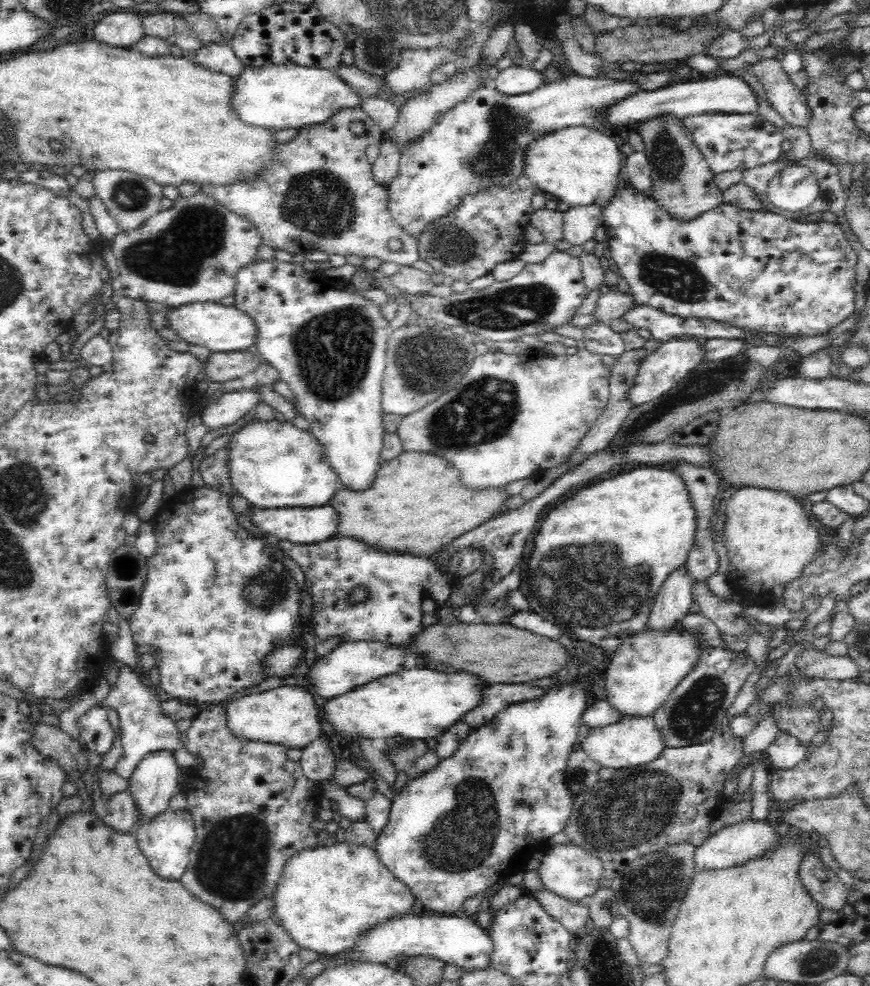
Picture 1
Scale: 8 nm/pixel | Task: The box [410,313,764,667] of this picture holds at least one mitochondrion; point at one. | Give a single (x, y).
(574, 580)

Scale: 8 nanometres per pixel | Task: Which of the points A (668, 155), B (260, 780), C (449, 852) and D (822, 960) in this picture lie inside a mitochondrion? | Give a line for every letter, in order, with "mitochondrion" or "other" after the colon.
A: mitochondrion
B: other
C: mitochondrion
D: mitochondrion

